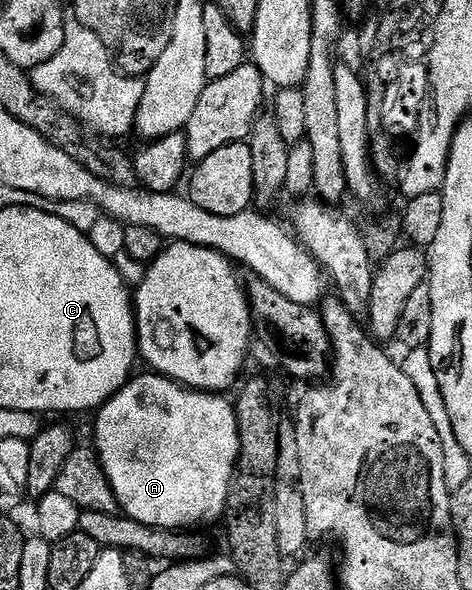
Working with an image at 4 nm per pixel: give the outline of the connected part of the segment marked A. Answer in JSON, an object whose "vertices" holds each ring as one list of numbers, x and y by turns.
{"vertices":[[134,375,96,413,95,451,105,467,120,511,130,520,156,528,193,530,201,526,197,524,213,524,226,515,229,491,237,475,237,459,241,457,234,401,225,394,187,388,166,376,148,375]]}

